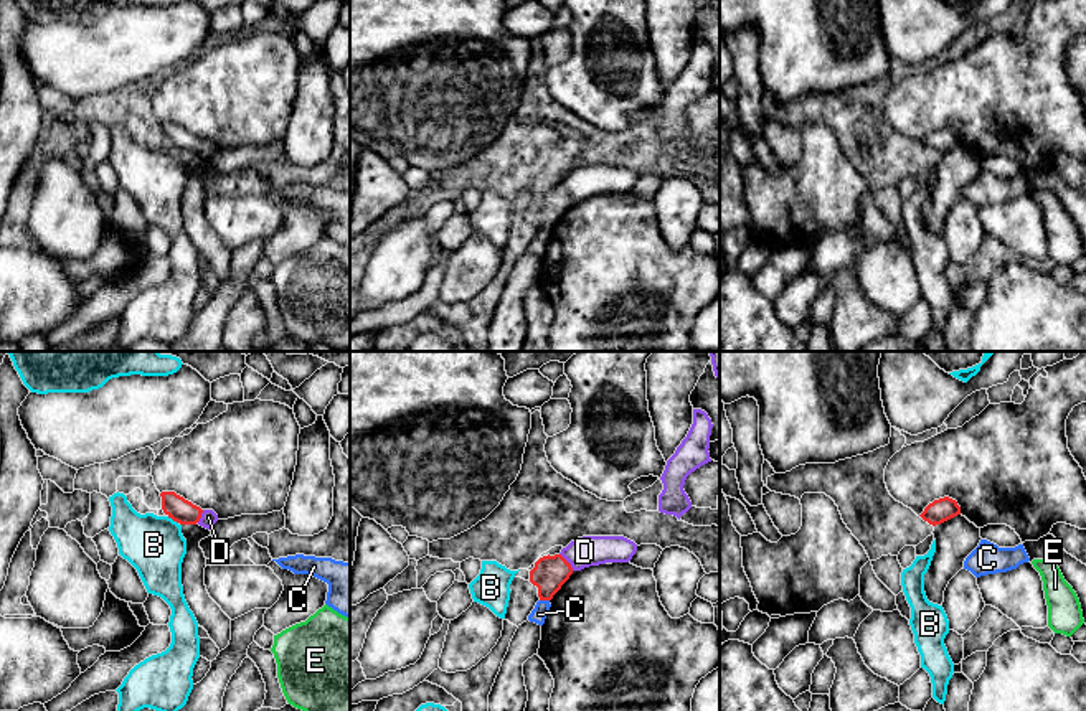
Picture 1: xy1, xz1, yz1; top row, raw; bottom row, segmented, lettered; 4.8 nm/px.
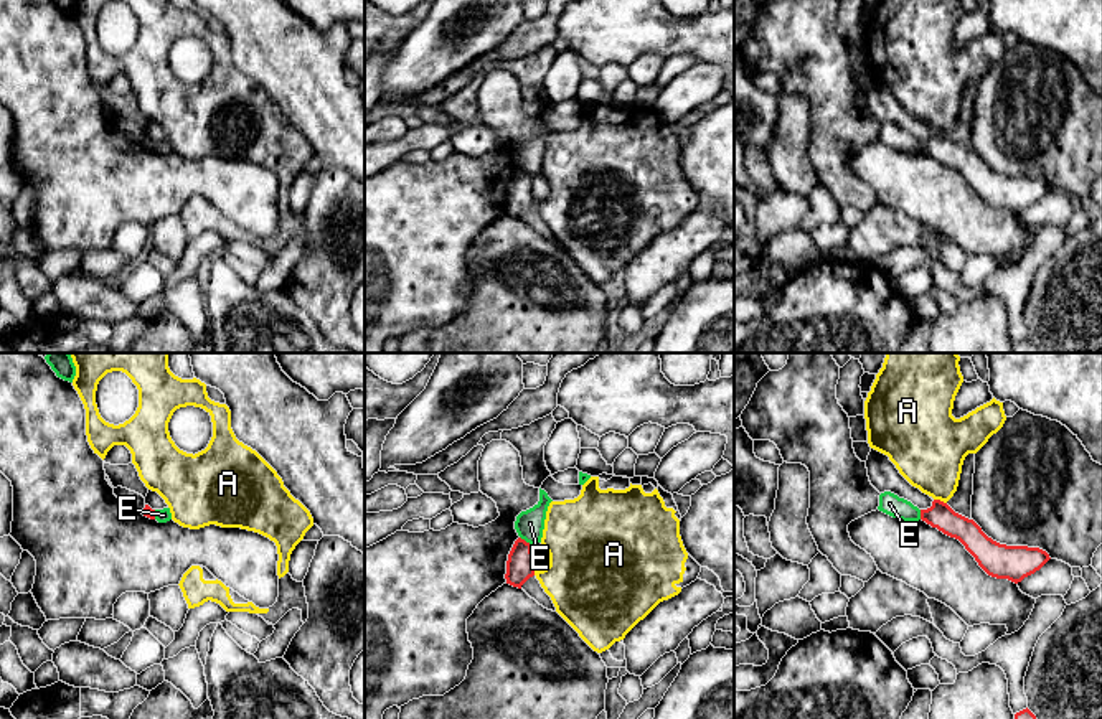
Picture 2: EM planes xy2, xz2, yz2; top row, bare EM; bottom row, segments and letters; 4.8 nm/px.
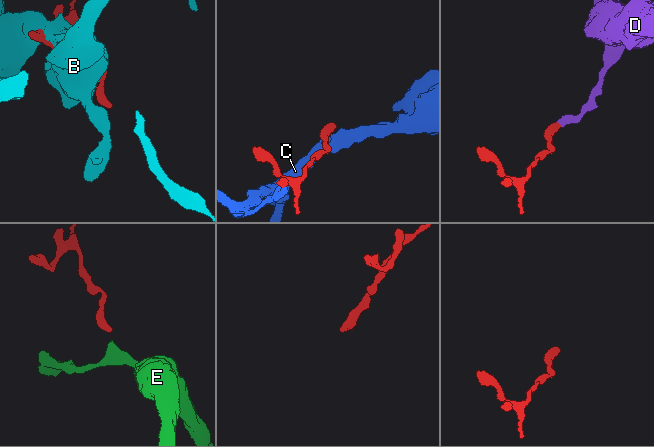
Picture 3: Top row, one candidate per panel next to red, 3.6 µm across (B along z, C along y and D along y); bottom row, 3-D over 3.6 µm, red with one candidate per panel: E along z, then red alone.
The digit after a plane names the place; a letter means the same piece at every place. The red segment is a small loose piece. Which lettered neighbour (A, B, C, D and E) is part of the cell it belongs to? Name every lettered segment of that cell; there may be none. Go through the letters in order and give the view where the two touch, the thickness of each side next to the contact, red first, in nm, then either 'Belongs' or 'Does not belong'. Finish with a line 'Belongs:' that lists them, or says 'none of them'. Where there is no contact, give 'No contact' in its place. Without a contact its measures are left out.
A: Touches red in yz2. Thickness 120 nm (red) against 340 nm. Does not belong
B: Touches red in xy1. Thickness 120 nm (red) against 280 nm. Does not belong
C: Touches red in xz1. Thickness 170 nm (red) against 80 nm. Does not belong
D: Touches red in xz1. Thickness 170 nm (red) against 150 nm. Belongs
E: Touches red in xz2. Thickness 130 nm (red) against 140 nm. Does not belong
Belongs: D

